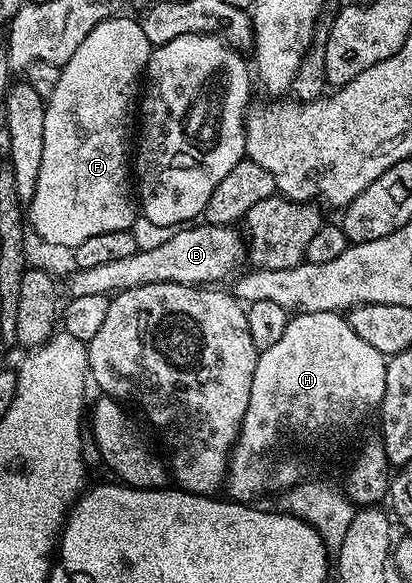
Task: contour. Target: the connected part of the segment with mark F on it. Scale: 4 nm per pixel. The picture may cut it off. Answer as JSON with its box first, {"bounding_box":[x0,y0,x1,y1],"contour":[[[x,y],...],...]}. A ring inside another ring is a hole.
{"bounding_box":[25,18,153,237],"contour":[[[123,18],[101,21],[101,25],[97,25],[93,33],[77,45],[77,53],[62,64],[57,89],[53,89],[50,99],[46,100],[45,153],[41,153],[37,187],[31,202],[25,207],[30,230],[32,227],[36,236],[43,231],[87,231],[88,237],[94,237],[97,233],[129,231],[136,221],[137,199],[133,194],[133,167],[129,156],[133,151],[137,92],[153,48],[138,18]]]}

